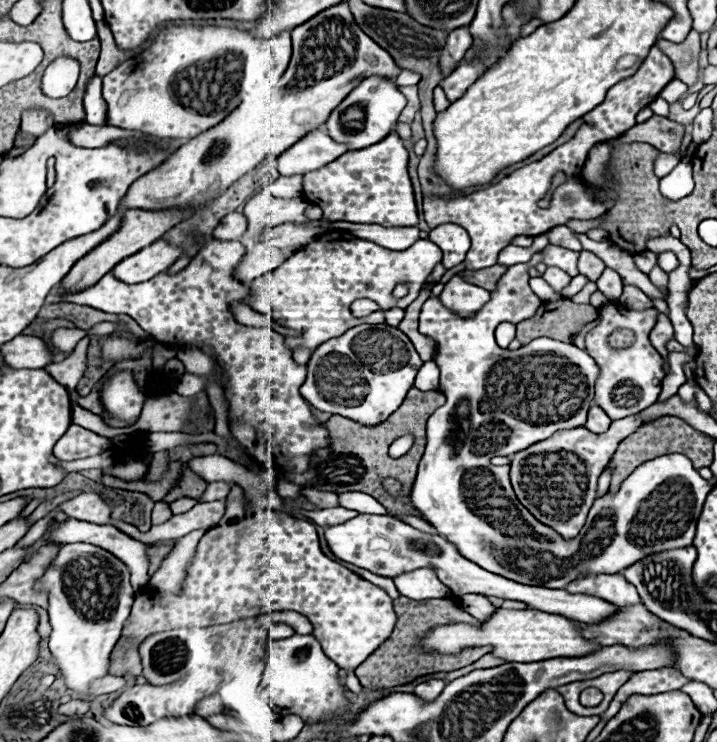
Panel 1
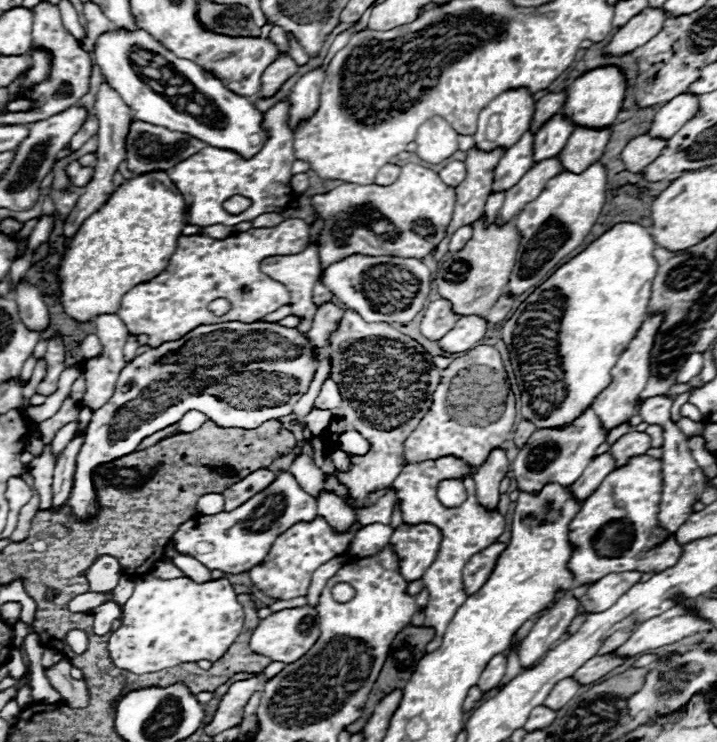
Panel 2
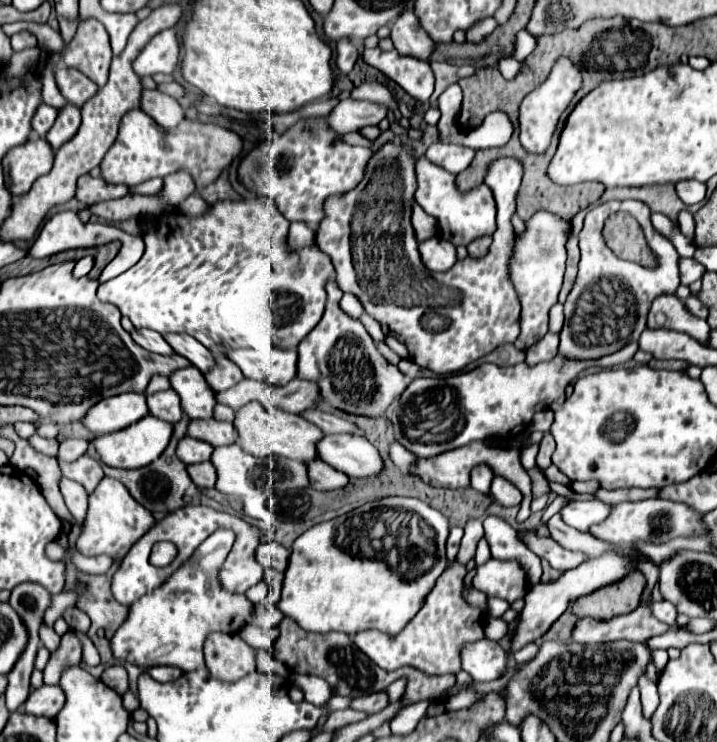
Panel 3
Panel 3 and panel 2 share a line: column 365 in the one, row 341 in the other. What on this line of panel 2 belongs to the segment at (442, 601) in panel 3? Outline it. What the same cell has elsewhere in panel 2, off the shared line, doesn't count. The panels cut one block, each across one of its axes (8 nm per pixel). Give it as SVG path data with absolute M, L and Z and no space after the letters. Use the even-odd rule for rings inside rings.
M654 316L640 326L636 338L630 342L630 346L622 352L622 358L618 358L614 370L612 370L612 382L606 386L606 390L602 390L602 394L598 394L598 398L594 398L592 402L592 410L596 412L596 416L602 422L602 428L606 432L610 432L612 428L630 422L630 418L636 414L636 400L640 396L640 392L646 388L646 382L650 378L650 350L654 344L654 334L660 326L660 316Z

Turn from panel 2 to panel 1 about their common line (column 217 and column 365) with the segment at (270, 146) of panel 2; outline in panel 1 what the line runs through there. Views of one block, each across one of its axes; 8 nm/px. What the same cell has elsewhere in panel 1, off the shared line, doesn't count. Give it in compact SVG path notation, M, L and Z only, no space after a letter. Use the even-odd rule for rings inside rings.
M388 134L382 142L362 148L362 150L350 150L342 154L342 158L336 158L330 162L330 166L324 166L318 172L304 174L302 180L302 194L310 204L316 204L324 210L324 220L328 222L352 222L352 224L380 224L380 226L416 226L418 214L412 194L412 184L408 176L408 150L402 144L402 138L396 134Z

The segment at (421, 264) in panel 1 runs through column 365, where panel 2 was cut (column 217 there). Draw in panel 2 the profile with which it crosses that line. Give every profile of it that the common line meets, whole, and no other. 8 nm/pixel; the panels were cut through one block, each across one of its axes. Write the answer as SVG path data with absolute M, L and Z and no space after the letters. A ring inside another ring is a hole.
M288 218L274 228L250 228L224 240L182 234L170 258L170 266L158 274L158 278L130 290L122 298L118 316L128 326L130 334L146 334L150 348L184 338L200 324L258 322L272 310L290 304L286 286L260 272L260 262L268 256L302 252L308 244L308 230L310 226L304 220ZM216 298L226 298L232 304L228 314L214 316L208 310L208 304Z

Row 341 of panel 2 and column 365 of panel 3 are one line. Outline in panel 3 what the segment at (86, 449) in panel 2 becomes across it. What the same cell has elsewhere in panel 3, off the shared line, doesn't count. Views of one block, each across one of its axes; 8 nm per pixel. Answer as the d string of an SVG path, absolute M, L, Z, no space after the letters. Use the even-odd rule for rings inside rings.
M386 144L376 150L374 160L366 170L366 178L362 184L342 198L330 198L326 202L326 222L320 222L316 234L316 246L332 258L336 268L336 282L344 292L352 292L364 304L364 310L380 322L382 332L386 336L394 336L402 344L406 344L410 358L436 374L454 374L464 370L468 364L478 358L490 354L502 344L514 344L520 334L520 300L514 284L510 282L510 260L514 254L514 226L512 216L516 212L516 194L522 180L522 164L514 158L502 158L494 162L488 170L486 184L494 192L498 204L496 216L496 232L494 242L486 256L482 258L464 258L452 266L452 272L428 272L418 254L418 242L414 238L414 230L410 224L410 206L414 200L416 178L414 178L414 158L408 146Z

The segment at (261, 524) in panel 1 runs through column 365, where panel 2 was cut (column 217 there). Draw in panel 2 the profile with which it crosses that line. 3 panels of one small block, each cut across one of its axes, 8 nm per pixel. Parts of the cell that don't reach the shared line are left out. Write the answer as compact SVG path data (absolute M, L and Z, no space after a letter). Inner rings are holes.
M144 574L136 578L134 592L122 612L122 626L112 632L108 642L114 666L134 674L148 674L182 662L220 660L242 630L244 608L236 596L228 578L202 584L186 576L160 580Z

